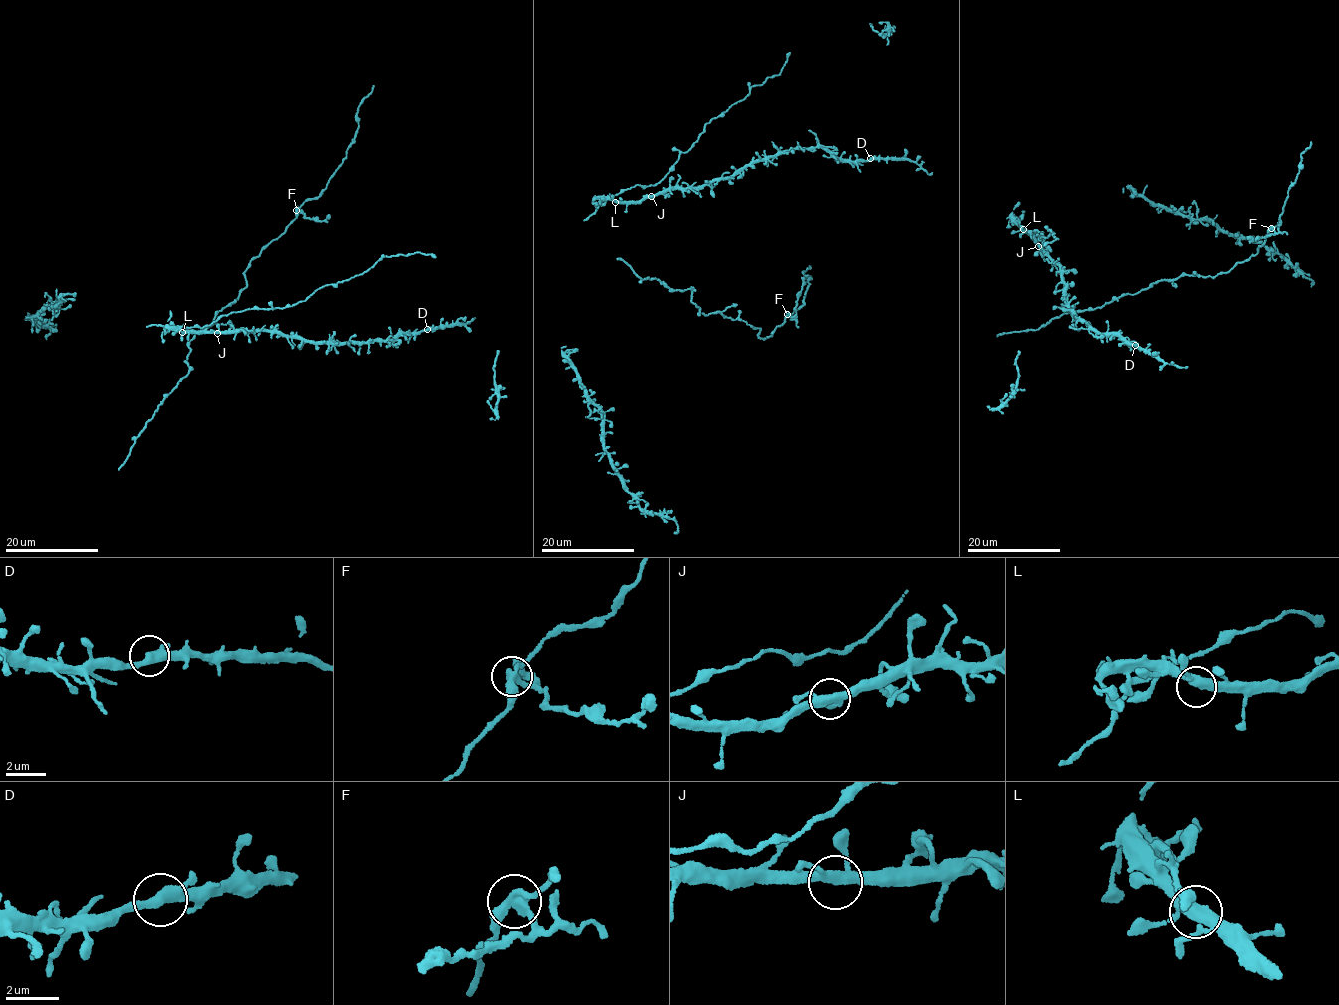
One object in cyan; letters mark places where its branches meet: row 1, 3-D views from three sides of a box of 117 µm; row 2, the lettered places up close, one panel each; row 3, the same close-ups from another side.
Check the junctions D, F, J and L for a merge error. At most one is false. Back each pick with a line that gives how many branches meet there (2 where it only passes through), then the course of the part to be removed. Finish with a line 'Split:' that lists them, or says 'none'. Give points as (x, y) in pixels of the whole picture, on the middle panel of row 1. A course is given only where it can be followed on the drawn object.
F: branches 3; course (788, 314), (792, 316), (796, 313), (795, 300), (804, 277)
Split: F

